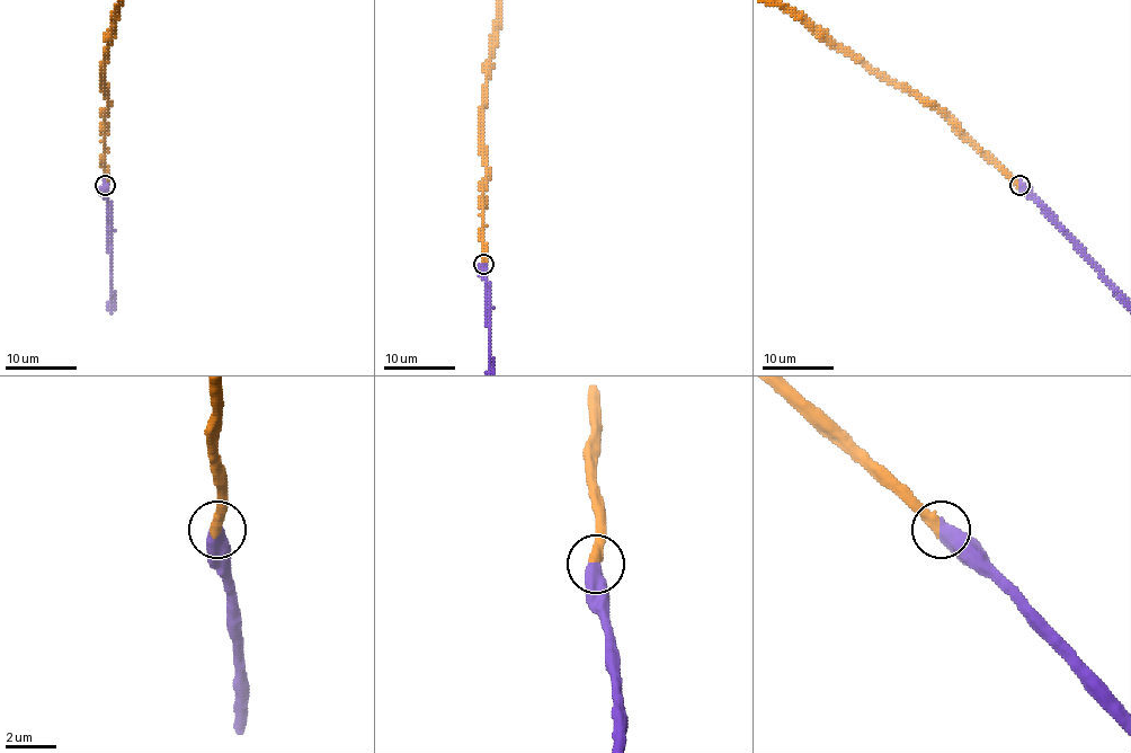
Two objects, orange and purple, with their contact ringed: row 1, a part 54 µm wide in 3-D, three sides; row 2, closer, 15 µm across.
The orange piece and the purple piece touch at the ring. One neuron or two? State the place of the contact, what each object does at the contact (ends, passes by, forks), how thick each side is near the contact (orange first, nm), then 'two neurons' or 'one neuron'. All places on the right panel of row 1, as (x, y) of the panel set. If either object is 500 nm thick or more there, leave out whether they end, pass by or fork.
(1020, 185) | 440/600 nm | one neuron

